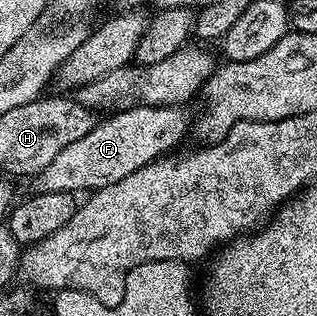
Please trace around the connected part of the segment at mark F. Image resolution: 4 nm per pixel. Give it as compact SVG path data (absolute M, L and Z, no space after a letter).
M130 104L119 109L111 118L98 120L86 136L64 148L46 168L33 175L33 189L39 194L44 192L93 192L132 176L149 162L169 155L174 146L192 130L192 114L180 106L143 106Z

